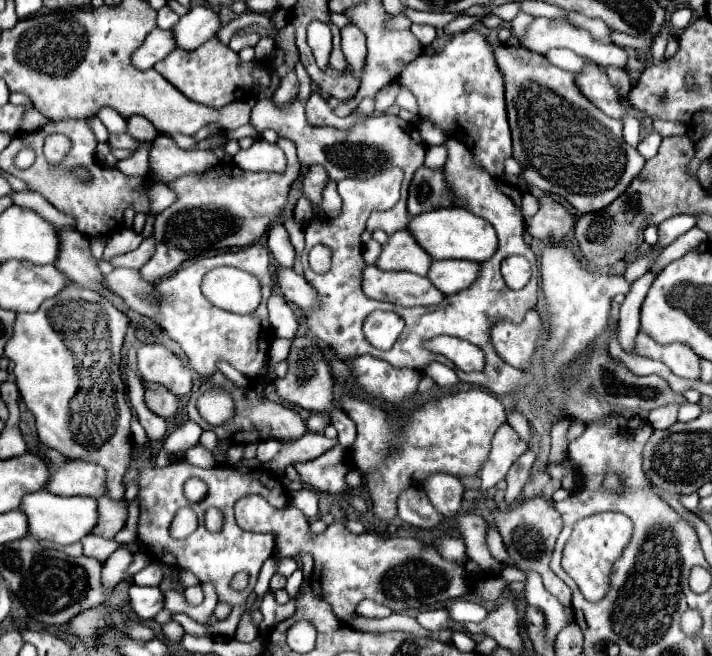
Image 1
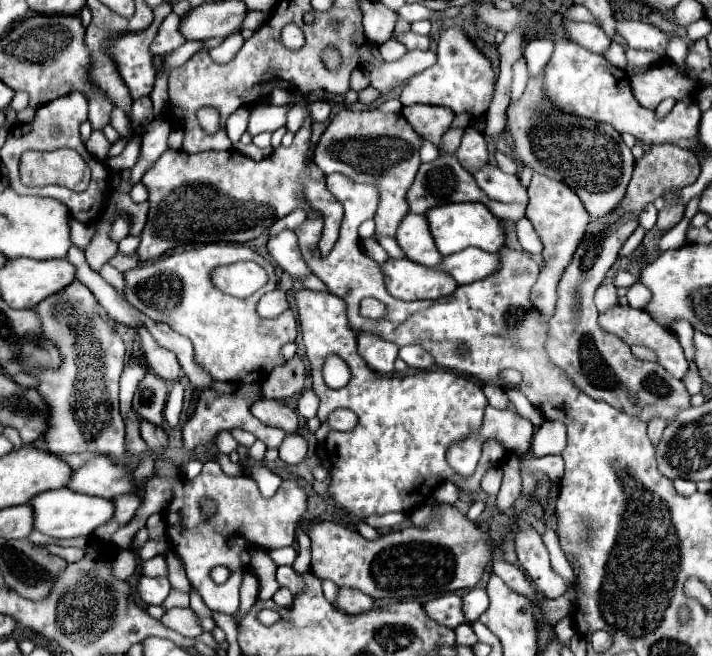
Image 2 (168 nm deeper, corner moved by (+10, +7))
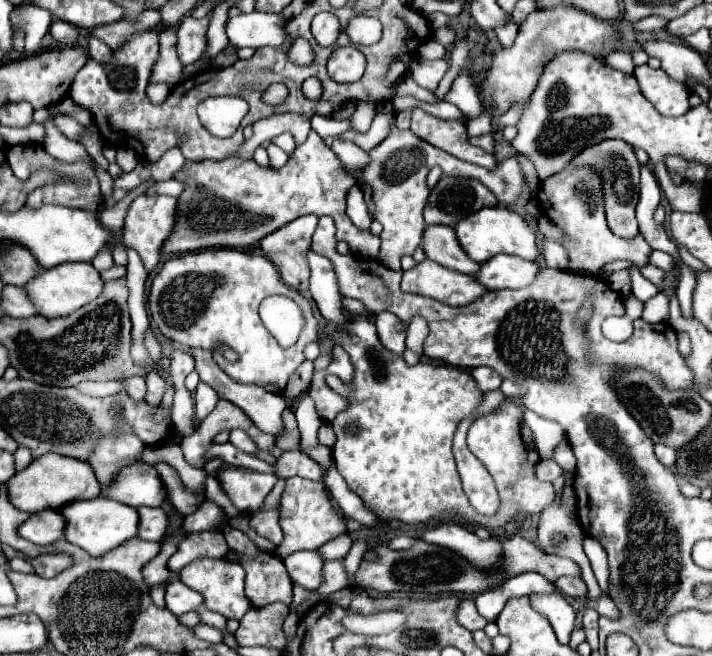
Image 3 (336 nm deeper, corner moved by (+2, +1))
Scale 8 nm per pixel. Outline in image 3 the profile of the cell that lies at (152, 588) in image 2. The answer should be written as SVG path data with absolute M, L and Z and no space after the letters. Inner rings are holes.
M182 581L168 583L168 587L166 587L166 607L170 607L170 611L174 615L196 611L202 603L204 603L204 597L198 591L186 587Z

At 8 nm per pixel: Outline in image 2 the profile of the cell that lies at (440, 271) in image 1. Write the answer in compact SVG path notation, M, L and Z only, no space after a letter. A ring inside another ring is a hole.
M476 247L464 249L460 253L448 255L442 259L440 269L444 273L450 273L458 285L474 283L482 277L492 275L498 269L498 253L488 253Z

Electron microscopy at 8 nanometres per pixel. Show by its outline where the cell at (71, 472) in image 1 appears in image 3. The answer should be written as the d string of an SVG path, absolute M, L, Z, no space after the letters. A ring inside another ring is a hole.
M134 463L132 467L124 467L118 477L110 483L110 485L104 485L102 487L102 495L104 497L112 497L120 503L126 503L130 507L160 507L164 501L166 501L166 487L158 475L158 471L148 465L148 463Z

